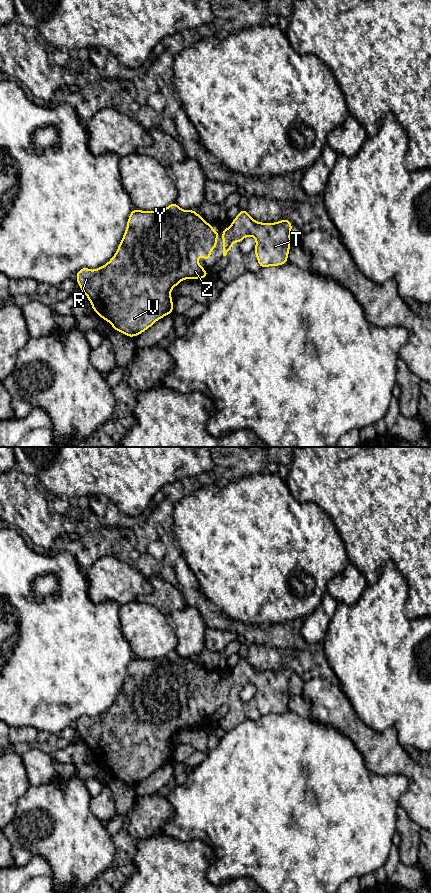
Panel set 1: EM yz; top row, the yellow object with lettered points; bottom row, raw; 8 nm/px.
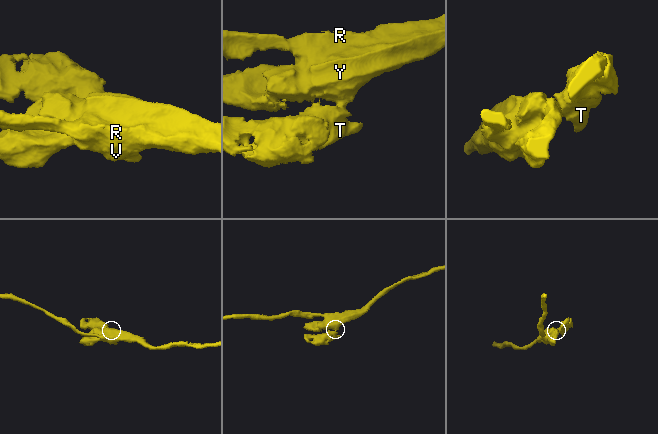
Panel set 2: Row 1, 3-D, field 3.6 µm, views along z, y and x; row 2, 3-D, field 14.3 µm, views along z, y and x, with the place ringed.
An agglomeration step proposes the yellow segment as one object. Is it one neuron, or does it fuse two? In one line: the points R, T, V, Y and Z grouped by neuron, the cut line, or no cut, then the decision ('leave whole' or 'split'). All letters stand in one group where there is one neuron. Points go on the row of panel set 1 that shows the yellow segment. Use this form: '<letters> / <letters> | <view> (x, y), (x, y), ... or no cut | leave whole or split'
R T V Y Z | no cut | leave whole

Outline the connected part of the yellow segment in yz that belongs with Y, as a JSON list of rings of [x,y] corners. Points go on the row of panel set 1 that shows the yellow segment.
[[[176,202],[158,211],[132,210],[127,221],[126,231],[115,255],[108,263],[92,271],[81,268],[77,273],[76,282],[87,296],[96,314],[108,321],[115,331],[128,337],[135,337],[164,316],[174,313],[171,290],[185,279],[204,279],[209,272],[198,263],[198,257],[211,259],[211,249],[218,248],[215,241],[219,234],[194,210],[183,210]]]

